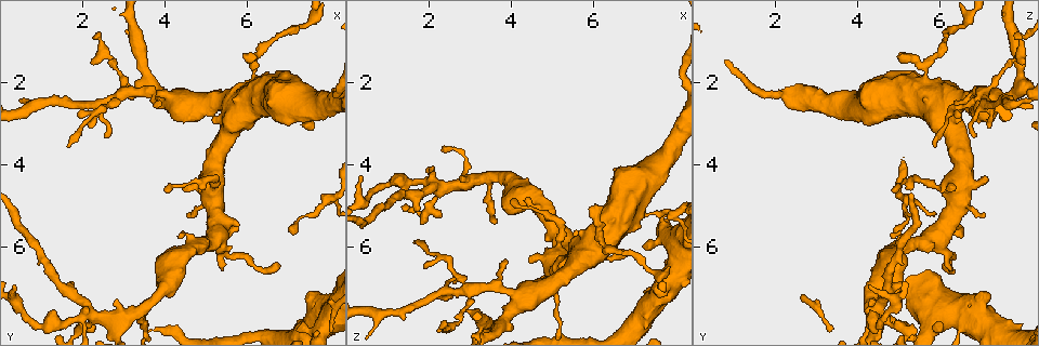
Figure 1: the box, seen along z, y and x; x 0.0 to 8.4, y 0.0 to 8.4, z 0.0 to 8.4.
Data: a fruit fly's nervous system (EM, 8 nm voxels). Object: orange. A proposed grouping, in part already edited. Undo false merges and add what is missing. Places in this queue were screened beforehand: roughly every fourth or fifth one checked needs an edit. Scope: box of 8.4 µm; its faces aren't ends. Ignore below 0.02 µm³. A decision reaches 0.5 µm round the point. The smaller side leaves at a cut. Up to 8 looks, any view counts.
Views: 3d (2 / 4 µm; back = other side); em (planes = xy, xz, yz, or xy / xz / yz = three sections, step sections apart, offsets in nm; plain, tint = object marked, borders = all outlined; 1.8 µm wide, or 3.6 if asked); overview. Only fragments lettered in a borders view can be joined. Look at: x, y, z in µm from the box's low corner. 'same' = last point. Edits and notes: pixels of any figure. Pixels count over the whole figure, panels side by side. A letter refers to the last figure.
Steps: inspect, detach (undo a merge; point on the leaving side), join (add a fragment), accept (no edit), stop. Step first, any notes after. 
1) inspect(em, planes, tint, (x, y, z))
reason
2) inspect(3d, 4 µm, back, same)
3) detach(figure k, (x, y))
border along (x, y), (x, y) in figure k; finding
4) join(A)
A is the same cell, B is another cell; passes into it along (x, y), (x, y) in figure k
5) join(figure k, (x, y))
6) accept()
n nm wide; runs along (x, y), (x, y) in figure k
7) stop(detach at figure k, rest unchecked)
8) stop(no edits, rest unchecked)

inspect(em, planes, borders, (5.35, 6.50, 6.25))
stops while still wide

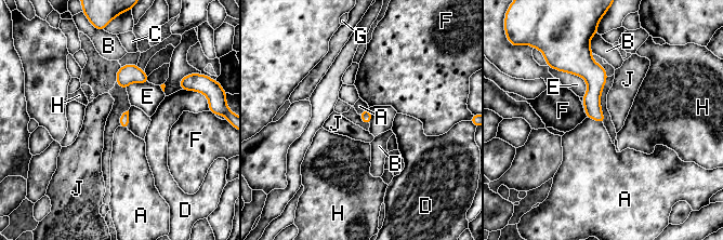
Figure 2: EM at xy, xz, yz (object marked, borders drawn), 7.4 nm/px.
accept()
E touches over 340 nm; A, B, C, D, E, F, G, H and J are other cells; border along (587, 117), (597, 120), (603, 124) in figure 2; none of them fits

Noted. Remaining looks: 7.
inspect(3d, 2 µm, (7.20, 7.95, 6.00))

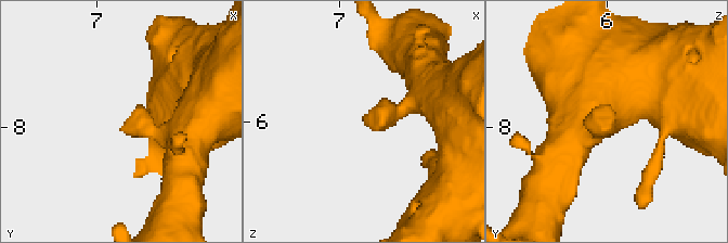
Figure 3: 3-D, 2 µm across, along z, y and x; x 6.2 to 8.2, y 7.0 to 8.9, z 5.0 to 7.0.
inspect(em, planes, borders, (7.24, 7.92, 6.02))
shape alone is not enough

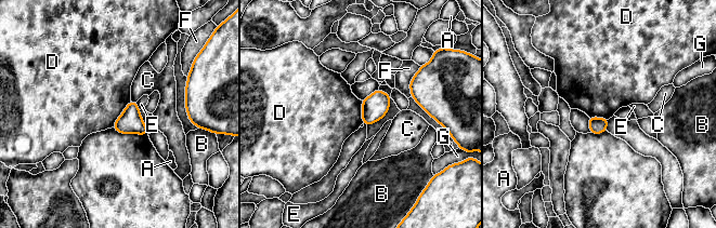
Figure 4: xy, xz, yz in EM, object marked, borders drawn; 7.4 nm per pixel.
accept()
A, B, C, D, E, F and G are other cells; border along (130, 99), (112, 126) in figure 4; no lettered fragment goes on from it

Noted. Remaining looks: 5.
inspect(3d, 4 µm, (5.65, 2.50, 6.25))
calibre changes

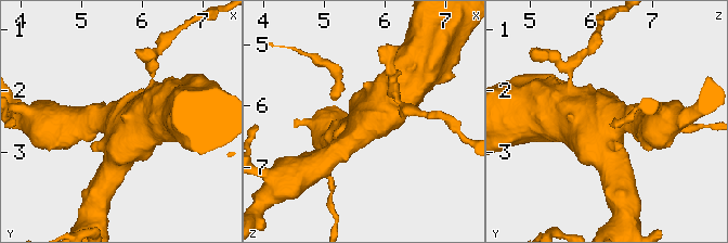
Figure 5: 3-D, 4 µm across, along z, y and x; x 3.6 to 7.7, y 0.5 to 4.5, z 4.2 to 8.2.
inspect(em, planes, borders, (5.70, 2.45, 6.35))
need the tissue

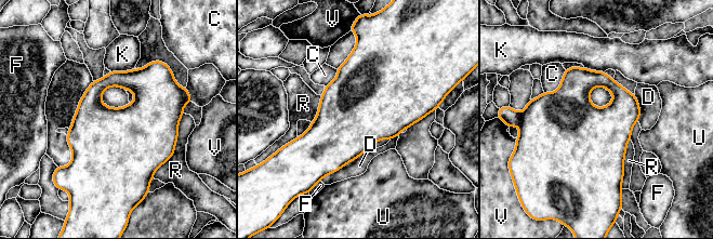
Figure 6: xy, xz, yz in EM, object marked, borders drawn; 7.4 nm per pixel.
accept()
C, D, F, K, R, U and V are other cells; border along (184, 114), (174, 153), (153, 177) in figure 6; continuous, no second cell

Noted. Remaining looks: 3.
stop(no edits, rest unchecked)

